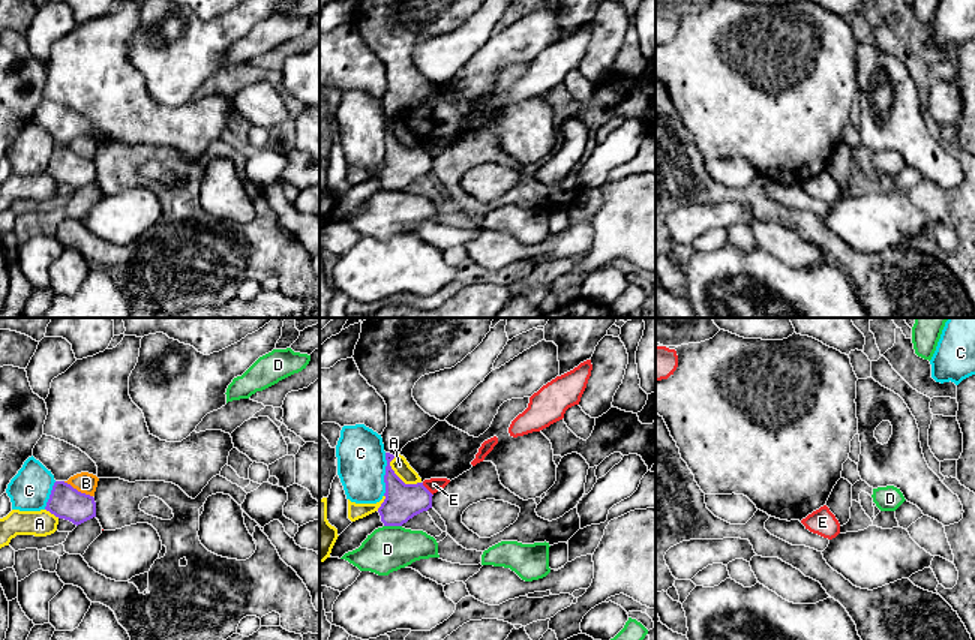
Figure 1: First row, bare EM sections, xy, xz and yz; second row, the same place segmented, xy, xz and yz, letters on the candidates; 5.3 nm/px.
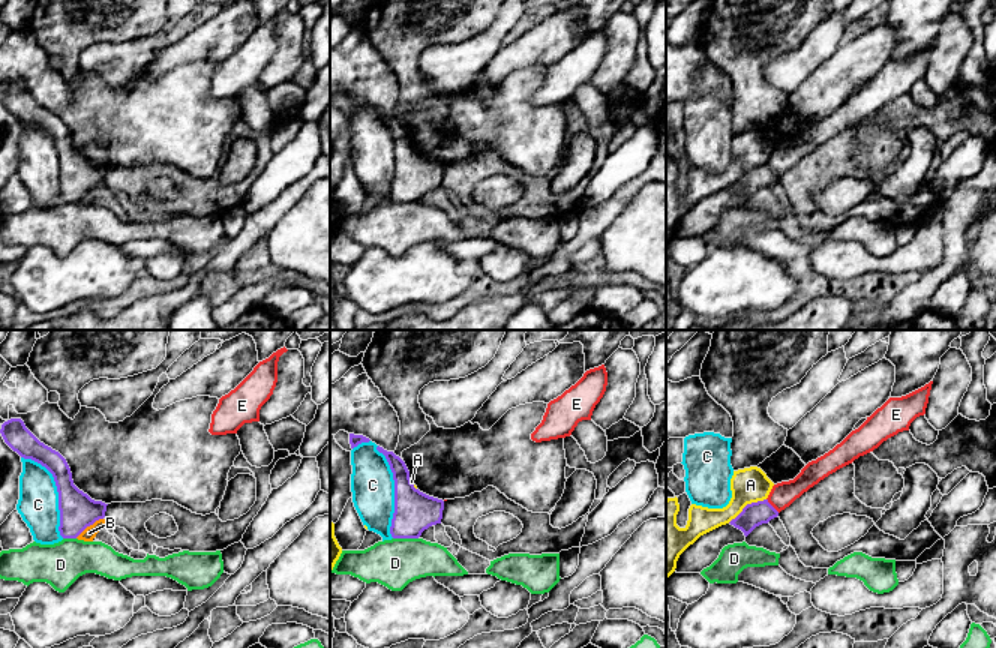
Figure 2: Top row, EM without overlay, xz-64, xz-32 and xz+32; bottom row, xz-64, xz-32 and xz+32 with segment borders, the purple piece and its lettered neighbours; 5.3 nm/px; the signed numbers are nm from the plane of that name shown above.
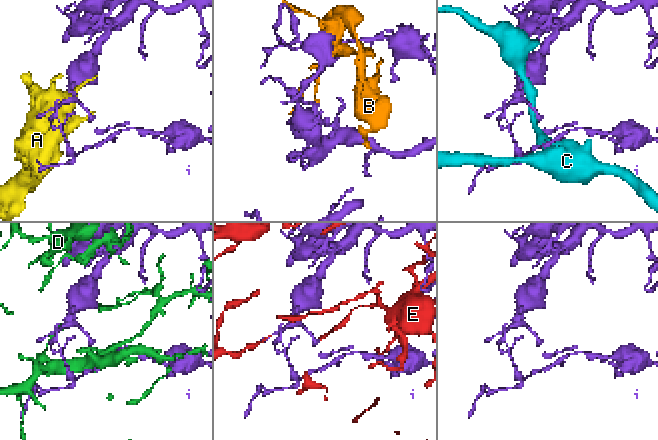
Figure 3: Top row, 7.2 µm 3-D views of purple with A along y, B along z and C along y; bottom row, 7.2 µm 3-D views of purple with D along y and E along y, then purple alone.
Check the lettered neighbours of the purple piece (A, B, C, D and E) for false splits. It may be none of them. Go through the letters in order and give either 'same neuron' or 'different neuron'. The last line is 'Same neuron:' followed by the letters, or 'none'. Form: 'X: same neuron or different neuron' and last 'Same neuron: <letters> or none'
A: different neuron
B: different neuron
C: different neuron
D: different neuron
E: different neuron
Same neuron: none

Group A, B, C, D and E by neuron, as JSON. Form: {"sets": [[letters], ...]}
{"sets": [["A"], ["B"], ["C"], ["D"], ["E"]]}

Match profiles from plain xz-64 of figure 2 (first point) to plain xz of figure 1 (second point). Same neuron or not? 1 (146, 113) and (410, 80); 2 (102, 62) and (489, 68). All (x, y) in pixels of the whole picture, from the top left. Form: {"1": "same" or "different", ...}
{"1": "different", "2": "different"}

